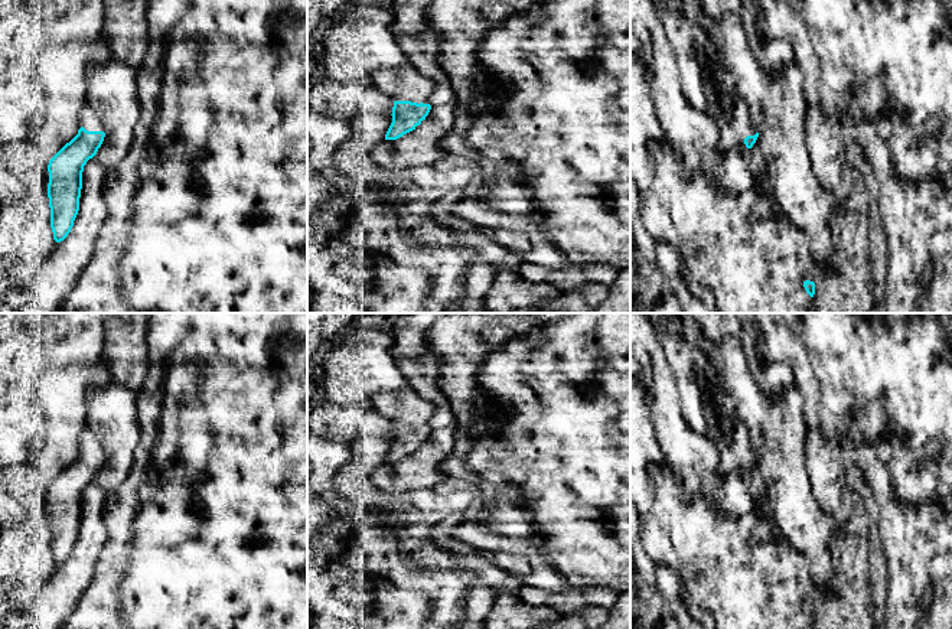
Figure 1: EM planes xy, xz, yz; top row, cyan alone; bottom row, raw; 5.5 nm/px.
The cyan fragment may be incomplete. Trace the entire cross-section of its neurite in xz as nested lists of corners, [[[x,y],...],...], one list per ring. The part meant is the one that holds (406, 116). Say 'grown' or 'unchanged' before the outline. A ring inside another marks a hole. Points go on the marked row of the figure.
grown | [[[410,62],[395,68],[374,71],[372,85],[394,100],[392,123],[385,134],[385,140],[397,140],[415,130],[431,110],[428,100],[434,84]]]

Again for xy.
grown | [[[88,97],[78,114],[78,134],[48,164],[50,228],[56,242],[63,241],[79,211],[84,166],[101,147],[104,126]]]

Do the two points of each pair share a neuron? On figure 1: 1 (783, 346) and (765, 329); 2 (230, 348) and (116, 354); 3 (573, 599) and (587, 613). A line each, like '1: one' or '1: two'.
1: one
2: two
3: two

